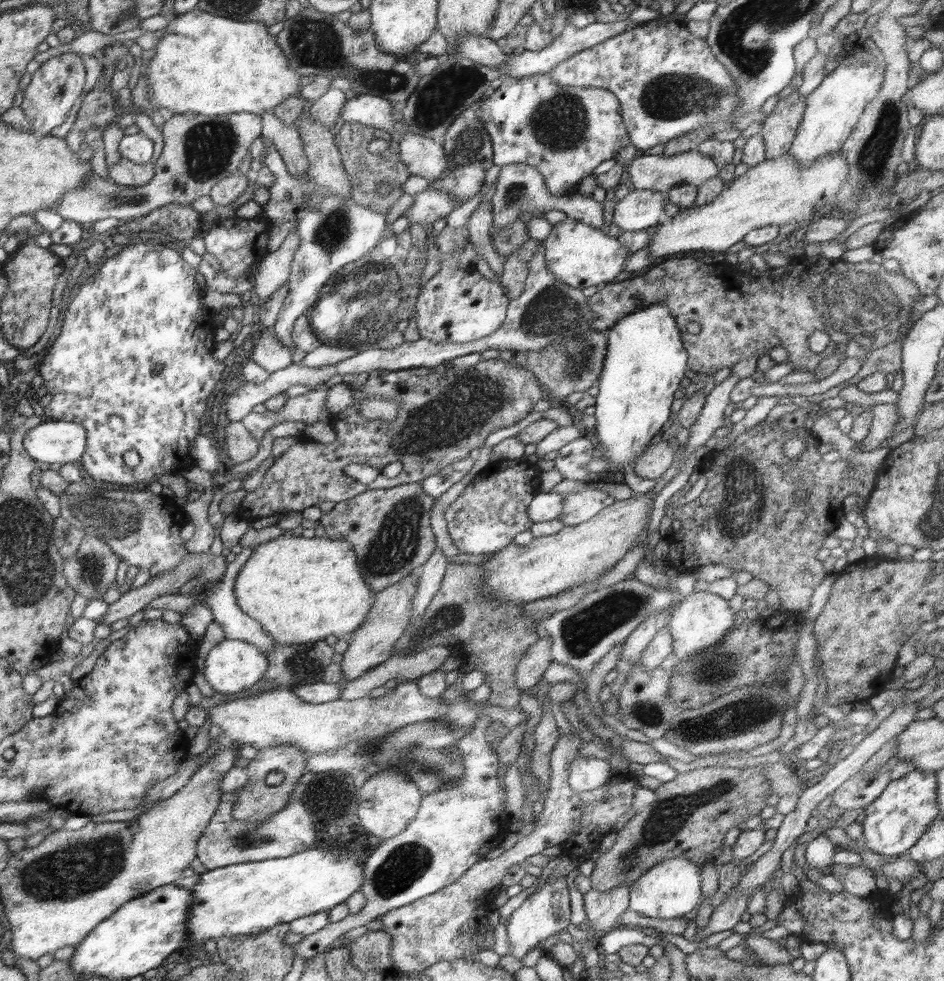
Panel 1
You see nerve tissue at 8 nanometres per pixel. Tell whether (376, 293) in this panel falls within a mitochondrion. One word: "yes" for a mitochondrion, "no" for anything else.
yes

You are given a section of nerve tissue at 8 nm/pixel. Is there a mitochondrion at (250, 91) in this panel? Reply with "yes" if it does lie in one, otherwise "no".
no

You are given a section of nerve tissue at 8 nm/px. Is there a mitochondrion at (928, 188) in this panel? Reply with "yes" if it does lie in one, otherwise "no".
no

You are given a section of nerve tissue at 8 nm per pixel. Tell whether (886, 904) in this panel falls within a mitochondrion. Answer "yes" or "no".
no

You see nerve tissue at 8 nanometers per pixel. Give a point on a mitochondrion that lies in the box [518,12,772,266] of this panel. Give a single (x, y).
(670, 96)

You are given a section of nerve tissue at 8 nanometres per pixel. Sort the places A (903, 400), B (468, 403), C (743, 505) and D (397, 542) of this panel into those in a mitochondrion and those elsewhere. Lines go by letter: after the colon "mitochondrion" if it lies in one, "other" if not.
A: other
B: mitochondrion
C: mitochondrion
D: mitochondrion

